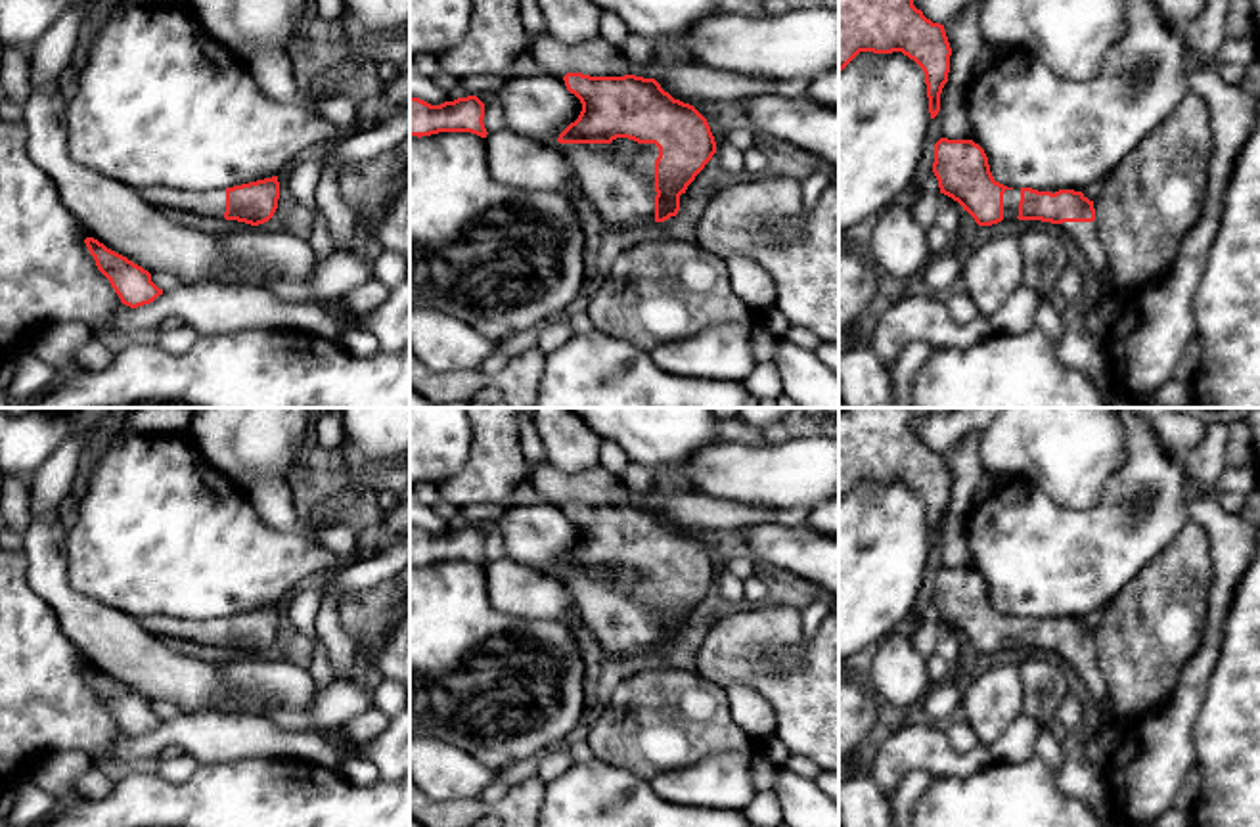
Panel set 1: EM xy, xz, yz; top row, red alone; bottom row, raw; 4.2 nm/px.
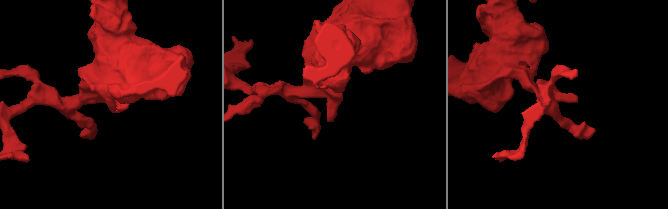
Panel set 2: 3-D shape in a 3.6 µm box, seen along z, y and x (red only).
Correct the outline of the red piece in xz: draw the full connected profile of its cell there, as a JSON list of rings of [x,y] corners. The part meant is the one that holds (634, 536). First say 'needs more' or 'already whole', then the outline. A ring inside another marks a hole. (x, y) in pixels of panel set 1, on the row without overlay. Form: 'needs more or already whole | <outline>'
needs more | [[[567,502],[563,509],[582,540],[559,563],[557,578],[567,584],[573,605],[601,647],[615,659],[632,659],[676,645],[680,624],[716,582],[707,548],[693,534],[674,528],[655,507]],[[617,567],[638,570],[640,582],[632,588],[617,584],[611,576]]]

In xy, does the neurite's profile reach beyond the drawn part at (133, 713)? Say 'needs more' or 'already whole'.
already whole

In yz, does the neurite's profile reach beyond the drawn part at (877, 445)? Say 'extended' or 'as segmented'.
as segmented

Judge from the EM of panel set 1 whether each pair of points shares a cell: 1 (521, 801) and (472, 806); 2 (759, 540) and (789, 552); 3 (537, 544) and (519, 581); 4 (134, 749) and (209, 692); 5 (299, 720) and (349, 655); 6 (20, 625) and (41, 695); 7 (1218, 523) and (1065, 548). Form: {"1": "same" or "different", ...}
{"1": "same", "2": "same", "3": "different", "4": "different", "5": "different", "6": "same", "7": "different"}

